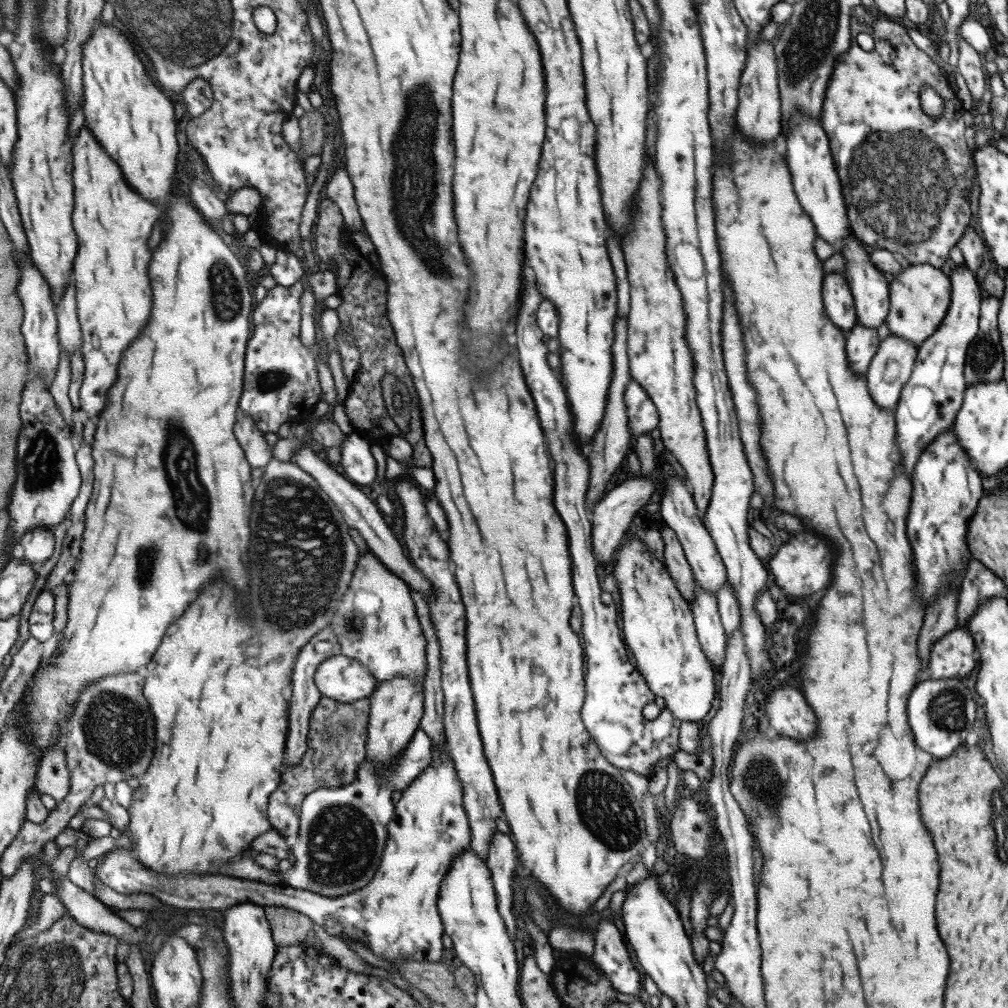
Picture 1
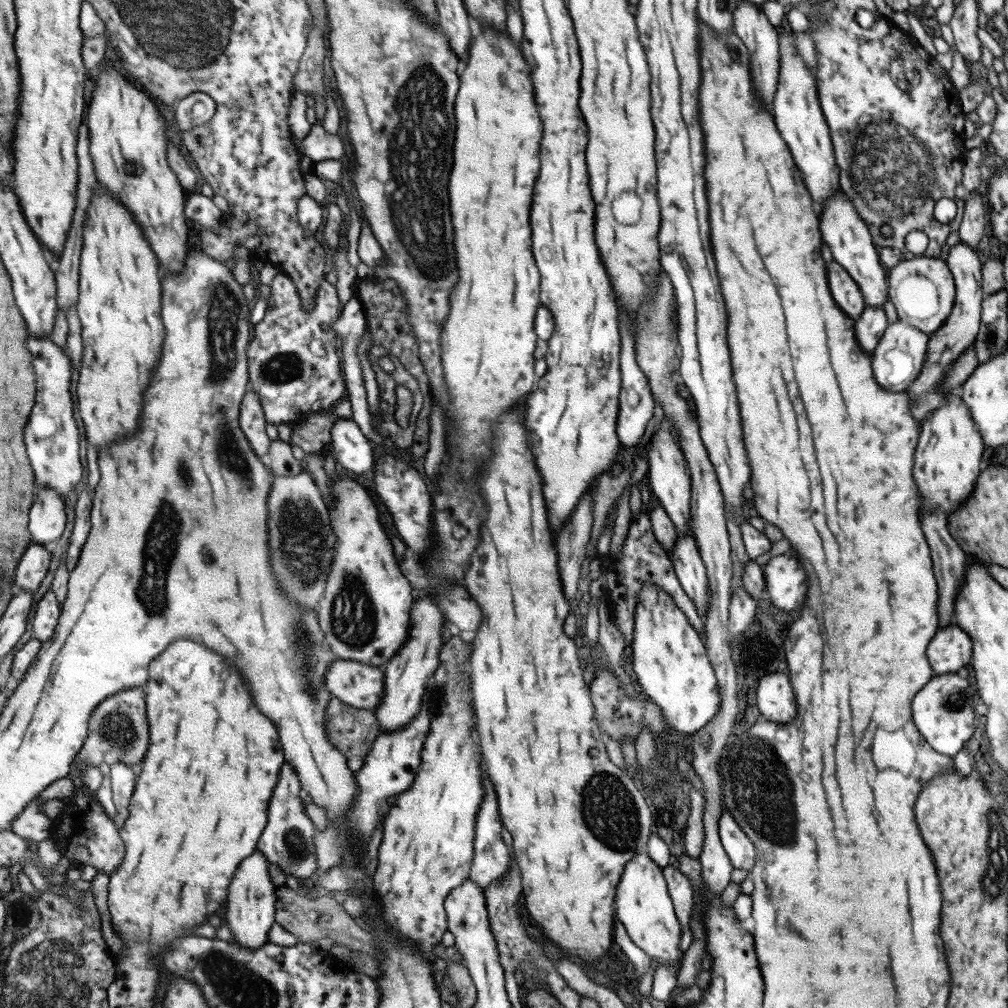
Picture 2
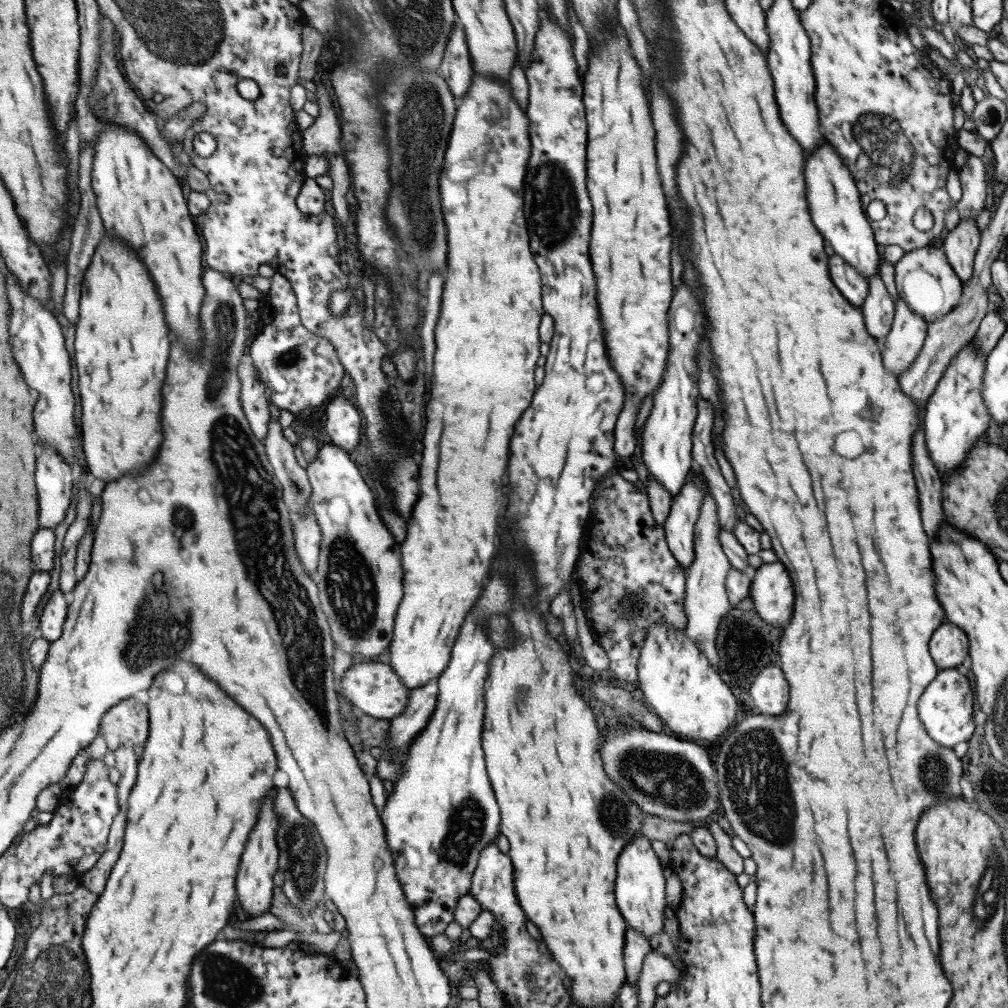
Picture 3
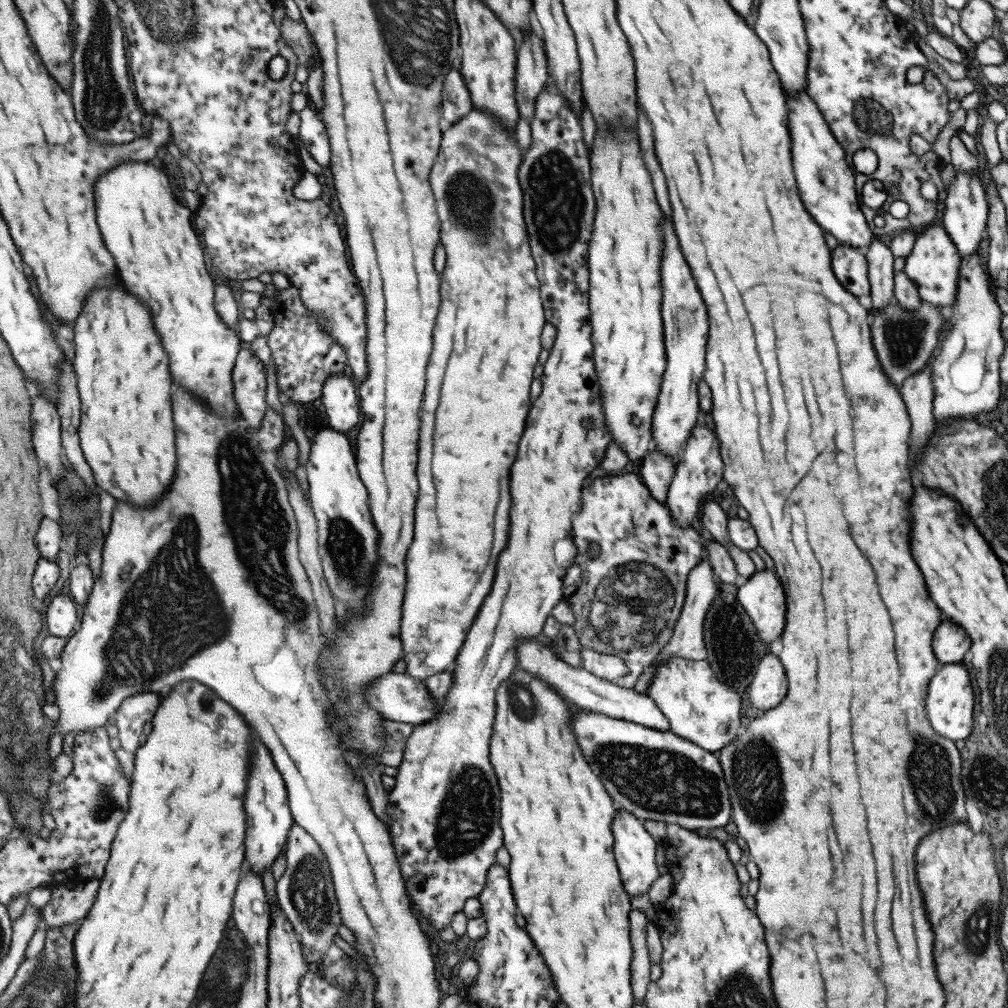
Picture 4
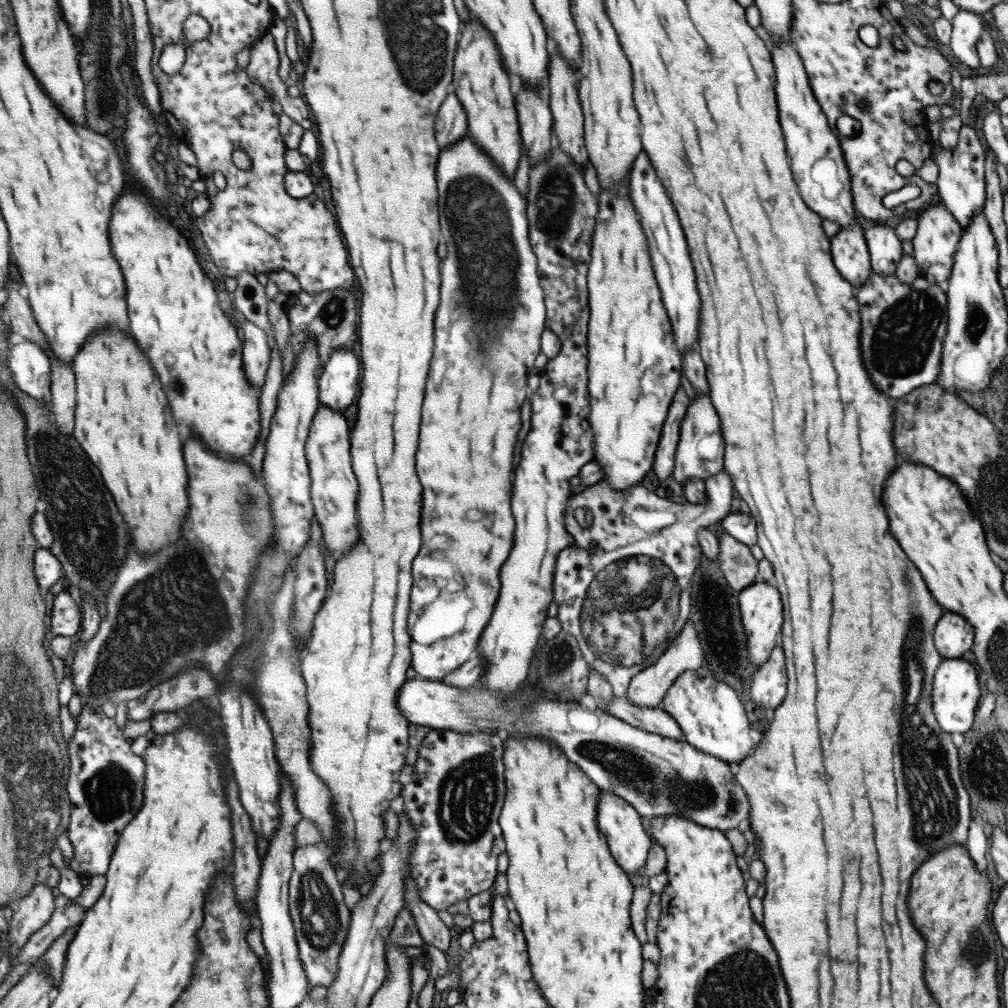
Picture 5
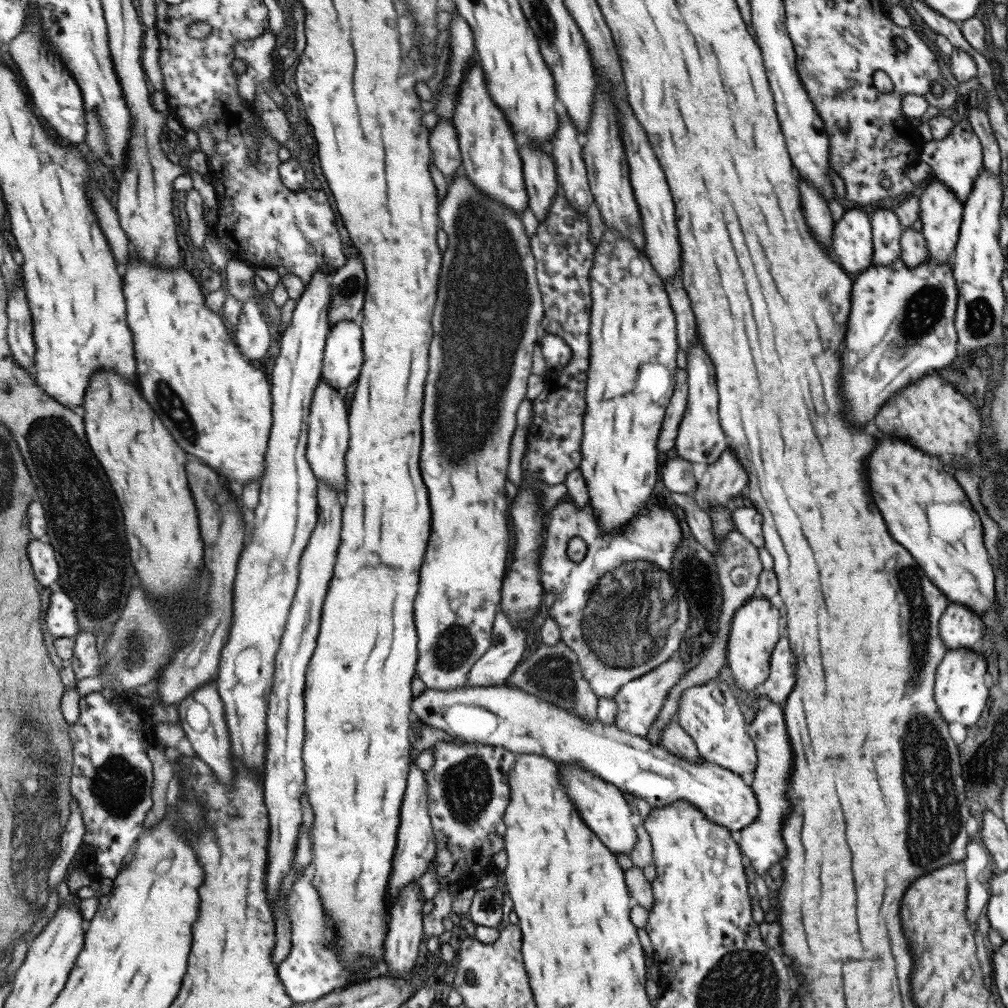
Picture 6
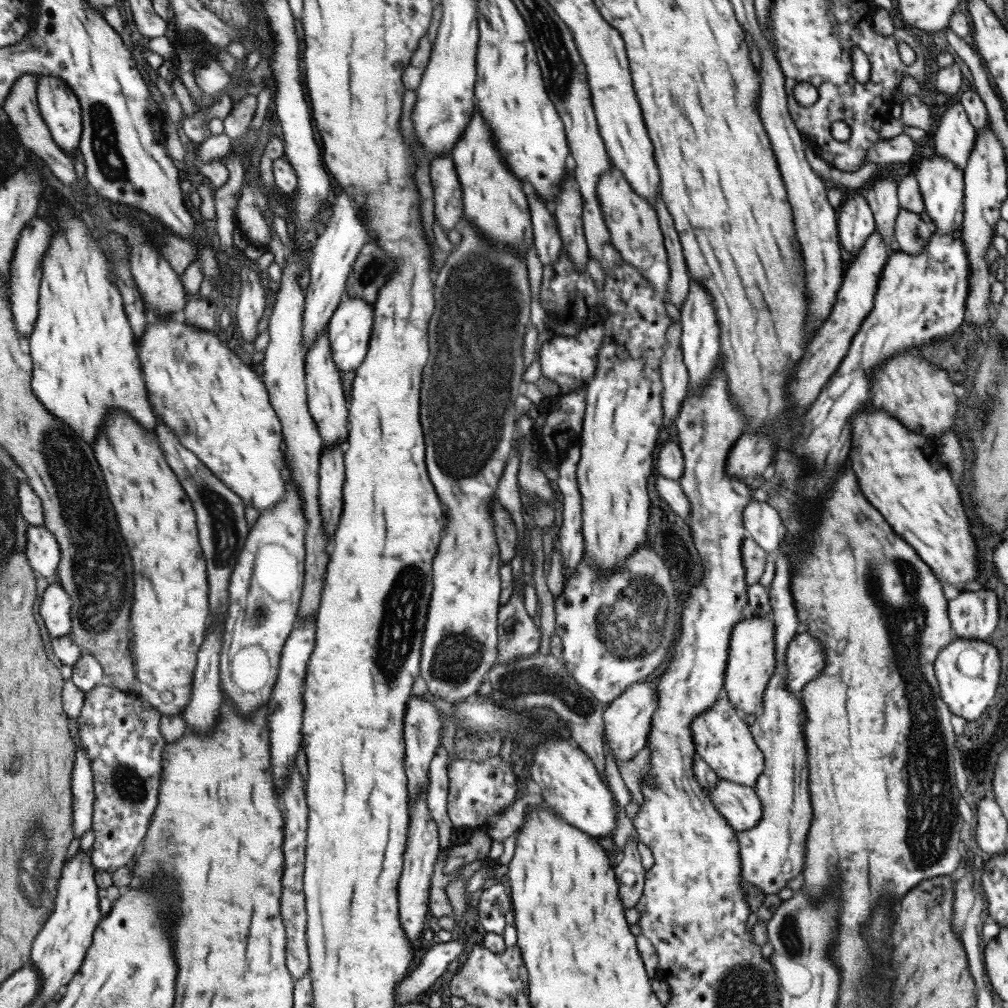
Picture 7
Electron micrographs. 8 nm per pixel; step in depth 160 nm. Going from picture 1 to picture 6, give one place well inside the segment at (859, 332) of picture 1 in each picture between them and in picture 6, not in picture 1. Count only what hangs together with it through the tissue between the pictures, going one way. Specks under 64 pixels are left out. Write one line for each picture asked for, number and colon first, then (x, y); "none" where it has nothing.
2: (869, 325)
3: (877, 309)
4: (879, 260)
5: (884, 248)
6: (886, 230)

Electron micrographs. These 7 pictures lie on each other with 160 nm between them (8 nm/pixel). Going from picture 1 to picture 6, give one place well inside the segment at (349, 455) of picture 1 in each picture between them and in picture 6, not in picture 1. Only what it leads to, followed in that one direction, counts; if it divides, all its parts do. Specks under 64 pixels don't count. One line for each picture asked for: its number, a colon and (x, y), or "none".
2: (350, 448)
3: (343, 424)
4: (342, 401)
5: (340, 381)
6: (342, 363)

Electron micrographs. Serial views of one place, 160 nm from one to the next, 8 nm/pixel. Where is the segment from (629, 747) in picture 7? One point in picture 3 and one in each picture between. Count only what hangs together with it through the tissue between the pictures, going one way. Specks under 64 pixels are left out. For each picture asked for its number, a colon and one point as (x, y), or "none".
3: (706, 603)
4: (686, 641)
5: (647, 688)
6: (638, 701)

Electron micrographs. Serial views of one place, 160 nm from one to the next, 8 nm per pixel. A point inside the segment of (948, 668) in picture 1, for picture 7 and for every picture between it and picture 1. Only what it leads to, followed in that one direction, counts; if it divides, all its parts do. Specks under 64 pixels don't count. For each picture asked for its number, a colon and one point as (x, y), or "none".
2: (950, 648)
3: (948, 645)
4: (949, 642)
5: (952, 635)
6: (959, 627)
7: (972, 615)

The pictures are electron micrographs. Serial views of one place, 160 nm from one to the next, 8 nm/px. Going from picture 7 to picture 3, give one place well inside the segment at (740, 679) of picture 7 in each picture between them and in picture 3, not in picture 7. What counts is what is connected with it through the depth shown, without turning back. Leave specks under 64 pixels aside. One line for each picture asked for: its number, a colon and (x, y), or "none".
3: (771, 591)
4: (761, 596)
5: (760, 609)
6: (754, 632)

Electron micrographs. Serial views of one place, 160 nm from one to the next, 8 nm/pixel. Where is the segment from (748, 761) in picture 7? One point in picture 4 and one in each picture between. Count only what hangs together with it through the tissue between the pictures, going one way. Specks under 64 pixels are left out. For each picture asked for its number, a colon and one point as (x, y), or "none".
4: (699, 708)
5: (708, 713)
6: (708, 713)

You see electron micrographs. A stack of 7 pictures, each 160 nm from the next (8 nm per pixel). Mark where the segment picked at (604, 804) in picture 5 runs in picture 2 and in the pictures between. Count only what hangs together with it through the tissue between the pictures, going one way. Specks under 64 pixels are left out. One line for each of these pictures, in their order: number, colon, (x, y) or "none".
2: (642, 904)
3: (639, 883)
4: (633, 850)

